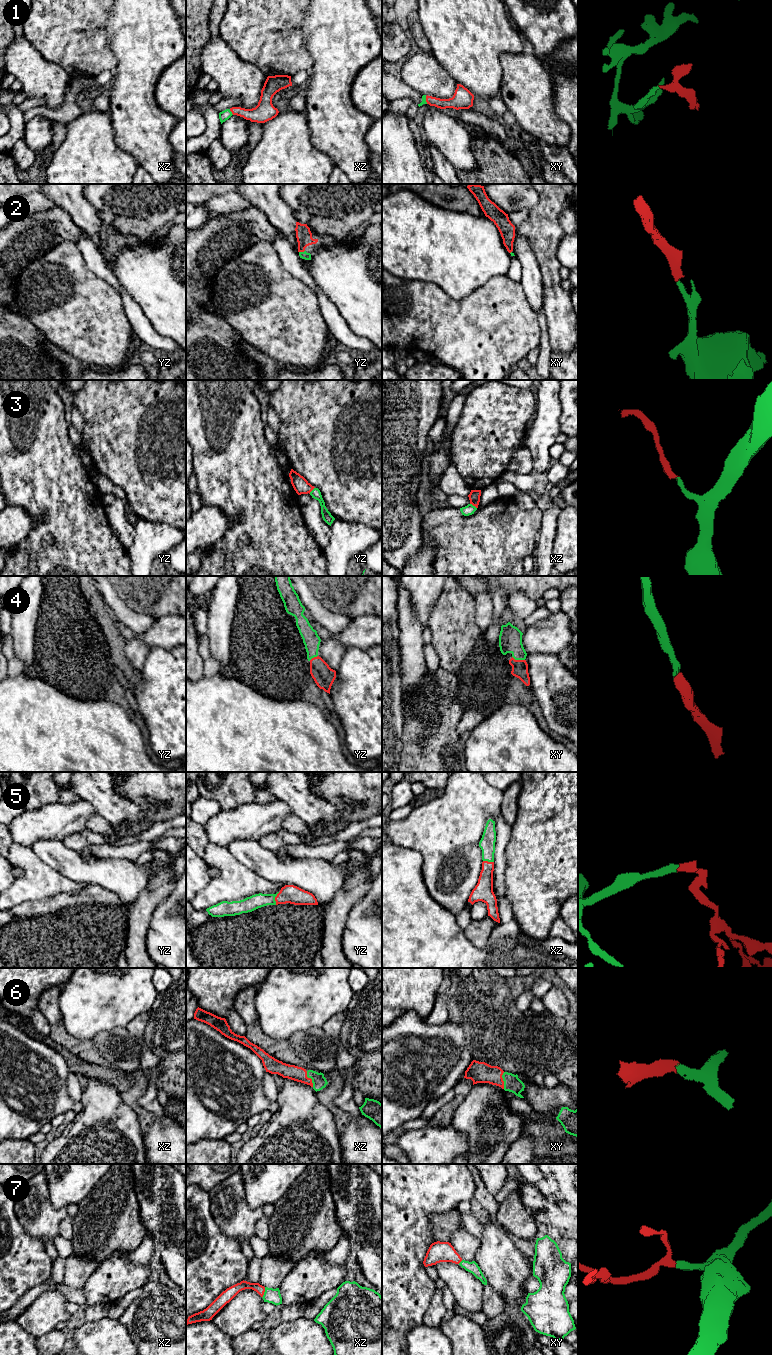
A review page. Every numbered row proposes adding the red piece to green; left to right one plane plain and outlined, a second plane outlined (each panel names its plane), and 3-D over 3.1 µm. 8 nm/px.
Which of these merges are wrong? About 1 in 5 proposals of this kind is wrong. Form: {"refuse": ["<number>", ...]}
{"refuse": []}

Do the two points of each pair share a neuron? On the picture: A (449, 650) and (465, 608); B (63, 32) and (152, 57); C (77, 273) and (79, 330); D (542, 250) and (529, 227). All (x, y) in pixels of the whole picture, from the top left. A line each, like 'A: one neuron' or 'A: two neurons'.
A: one neuron
B: two neurons
C: one neuron
D: one neuron

